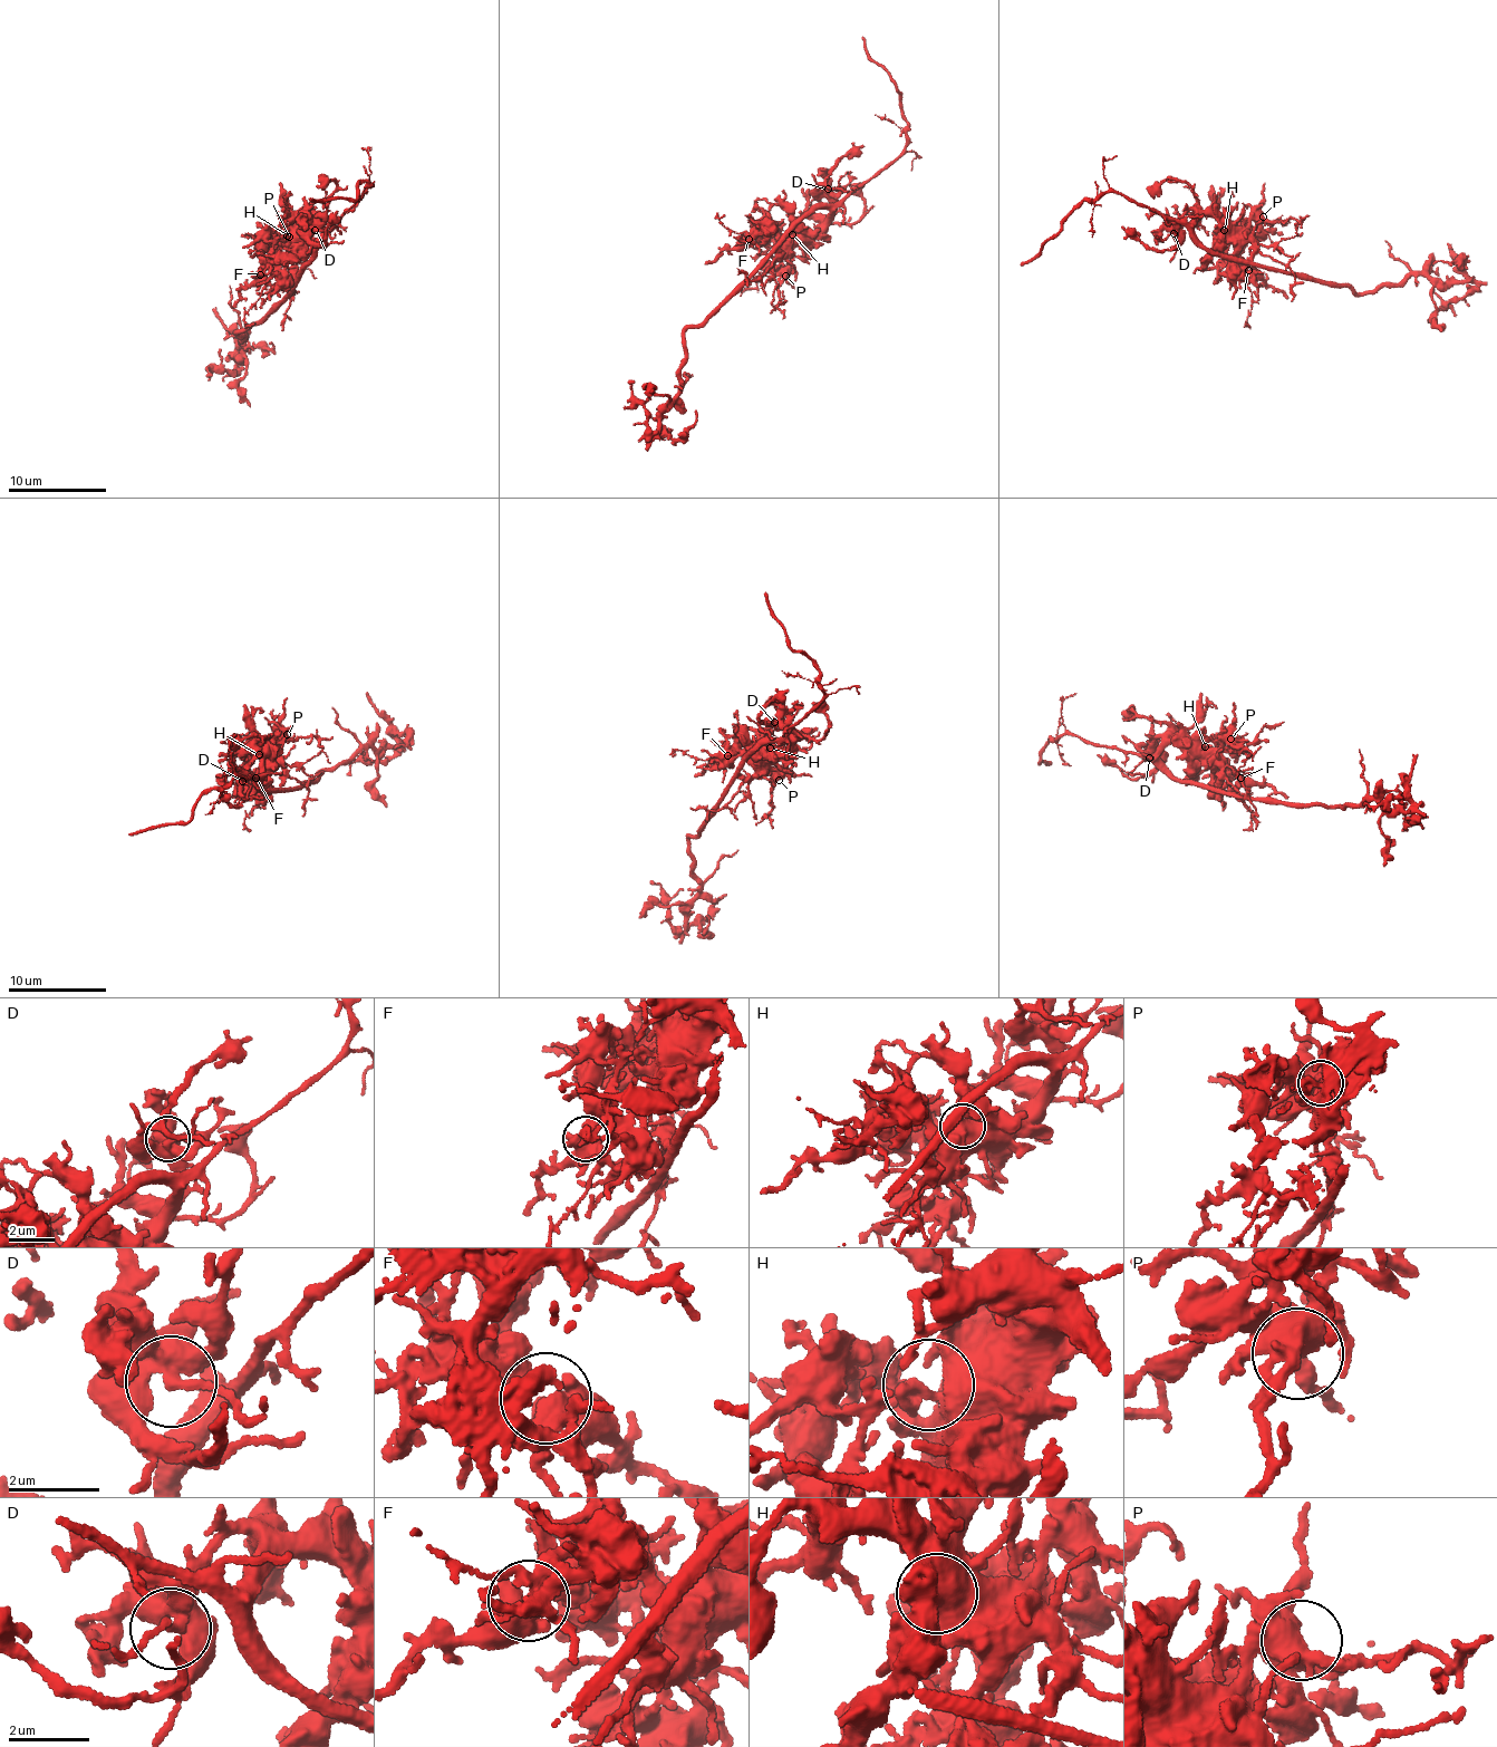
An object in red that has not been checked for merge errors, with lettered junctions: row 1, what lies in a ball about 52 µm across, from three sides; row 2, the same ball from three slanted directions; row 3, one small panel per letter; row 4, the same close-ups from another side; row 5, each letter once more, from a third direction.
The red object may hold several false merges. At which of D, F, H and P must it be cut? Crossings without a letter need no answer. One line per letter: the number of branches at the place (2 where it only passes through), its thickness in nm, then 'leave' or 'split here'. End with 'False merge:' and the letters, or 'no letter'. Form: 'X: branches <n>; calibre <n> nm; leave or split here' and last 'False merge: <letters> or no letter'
D: branches 5; calibre 360 nm; leave
F: branches 2; calibre 650 nm; leave
H: branches 2; calibre 360 nm; leave
P: branches 5; calibre 550 nm; leave
False merge: no letter

